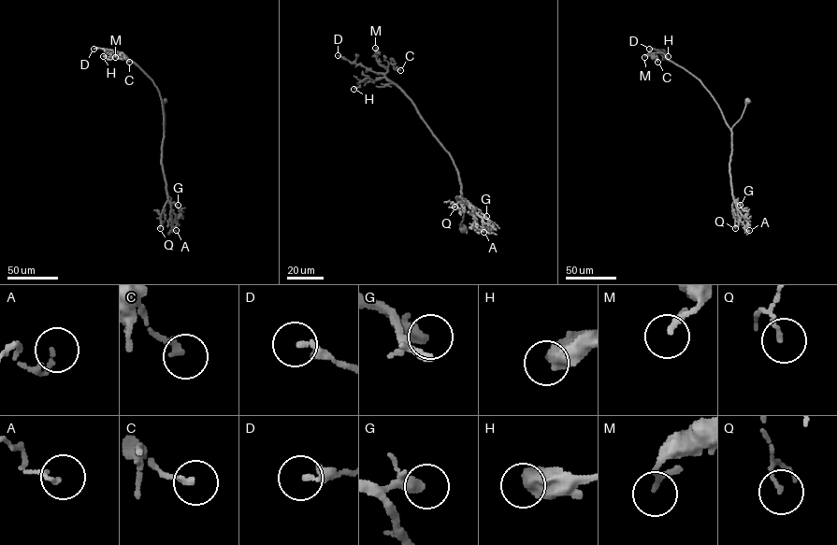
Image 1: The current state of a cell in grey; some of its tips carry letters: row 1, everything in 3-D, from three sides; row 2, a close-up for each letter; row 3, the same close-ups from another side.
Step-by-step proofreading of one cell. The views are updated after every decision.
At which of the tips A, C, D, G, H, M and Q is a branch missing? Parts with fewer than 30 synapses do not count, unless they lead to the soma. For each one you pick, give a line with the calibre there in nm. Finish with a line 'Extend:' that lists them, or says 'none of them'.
Extend: none of them

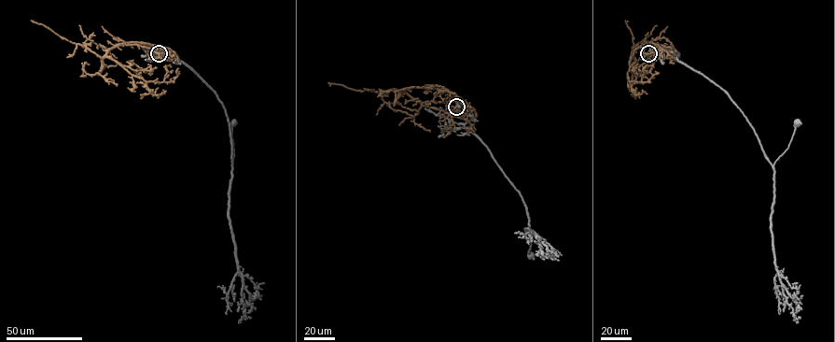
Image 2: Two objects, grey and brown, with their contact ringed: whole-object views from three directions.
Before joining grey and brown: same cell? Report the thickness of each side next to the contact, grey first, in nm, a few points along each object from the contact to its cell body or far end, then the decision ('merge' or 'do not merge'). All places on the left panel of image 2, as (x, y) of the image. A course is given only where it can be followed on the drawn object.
240/100 nm | grey via (159, 53), (160, 50), (170, 50), (201, 79), (221, 103), (229, 123), (231, 165), (234, 123) | brown via (159, 53), (164, 48), (127, 42), (116, 45), (106, 55), (132, 74), (147, 81), (173, 81), (178, 68) | do not merge

